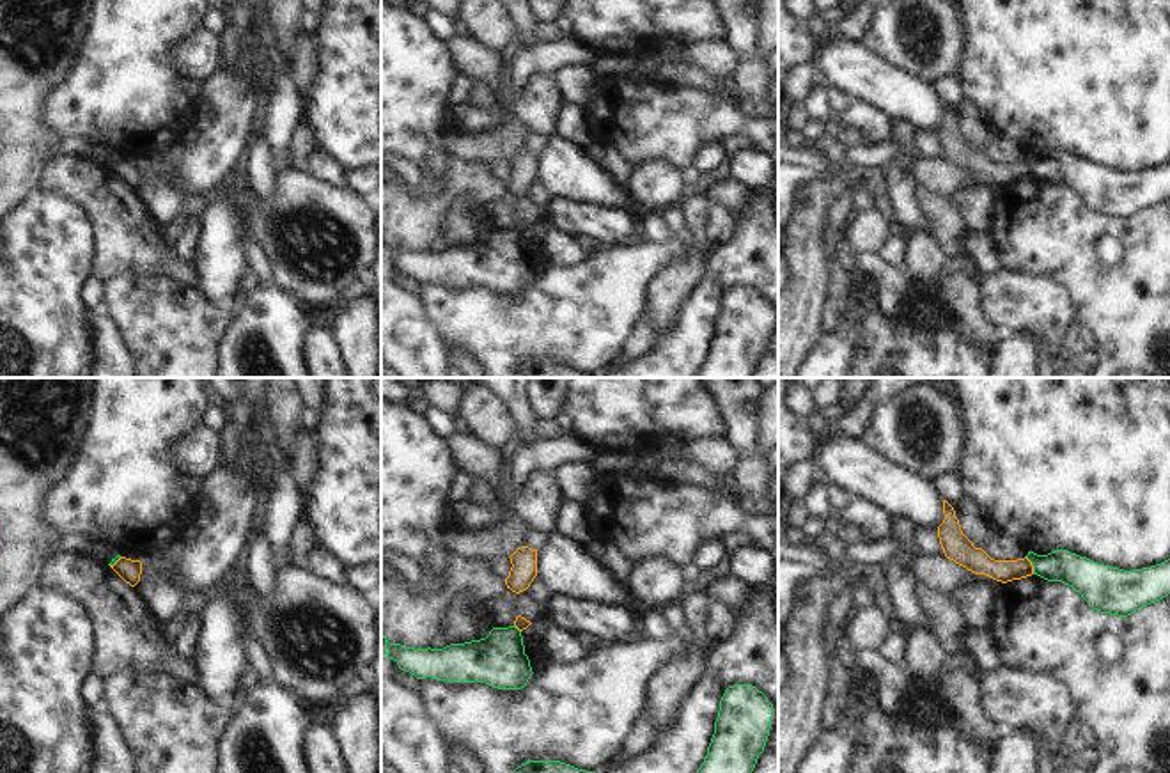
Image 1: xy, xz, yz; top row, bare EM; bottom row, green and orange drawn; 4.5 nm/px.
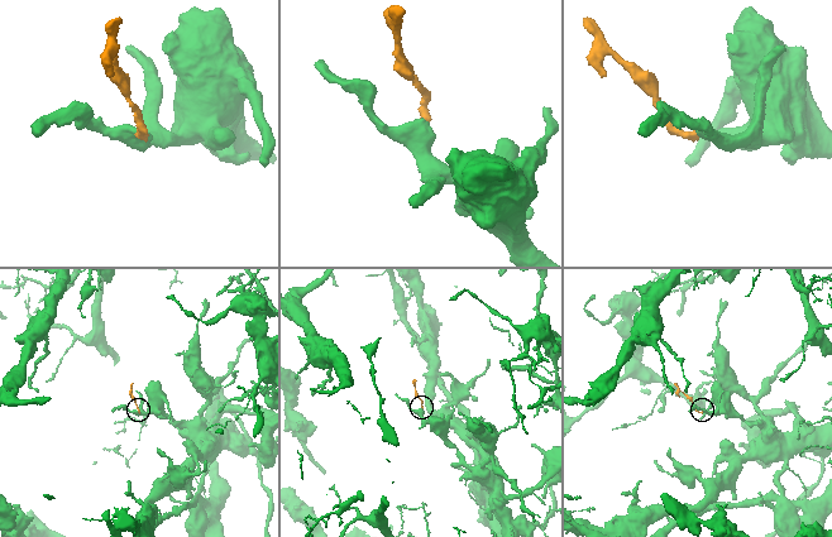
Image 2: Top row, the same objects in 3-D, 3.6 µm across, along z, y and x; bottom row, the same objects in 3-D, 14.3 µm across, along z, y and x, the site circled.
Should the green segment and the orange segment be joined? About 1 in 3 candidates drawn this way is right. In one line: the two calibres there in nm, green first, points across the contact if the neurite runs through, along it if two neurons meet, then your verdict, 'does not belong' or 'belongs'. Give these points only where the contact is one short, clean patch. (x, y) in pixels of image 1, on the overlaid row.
160/110 nm | along yz (1025, 557), (1034, 573) | does not belong

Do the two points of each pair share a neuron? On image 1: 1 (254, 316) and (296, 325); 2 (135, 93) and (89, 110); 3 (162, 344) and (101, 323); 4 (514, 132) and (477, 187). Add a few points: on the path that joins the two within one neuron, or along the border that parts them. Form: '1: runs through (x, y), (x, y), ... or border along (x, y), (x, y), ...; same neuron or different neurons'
1: runs through (265, 325), (286, 325); same neuron
2: runs through (124, 93), (100, 101); same neuron
3: border along (100, 309), (116, 327), (133, 359); different neurons
4: border along (447, 153), (477, 158), (486, 163); different neurons

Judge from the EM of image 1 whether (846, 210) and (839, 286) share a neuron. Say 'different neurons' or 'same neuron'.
same neuron

